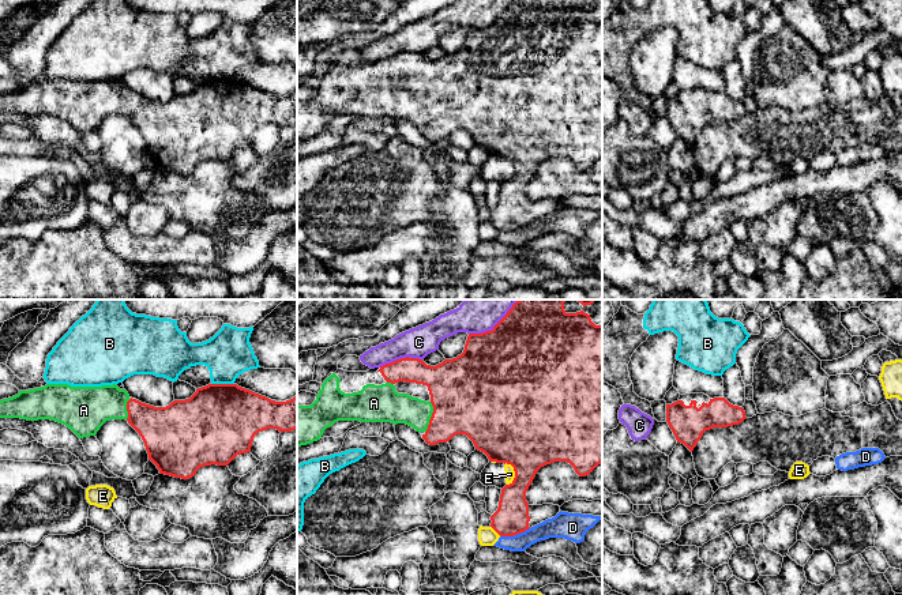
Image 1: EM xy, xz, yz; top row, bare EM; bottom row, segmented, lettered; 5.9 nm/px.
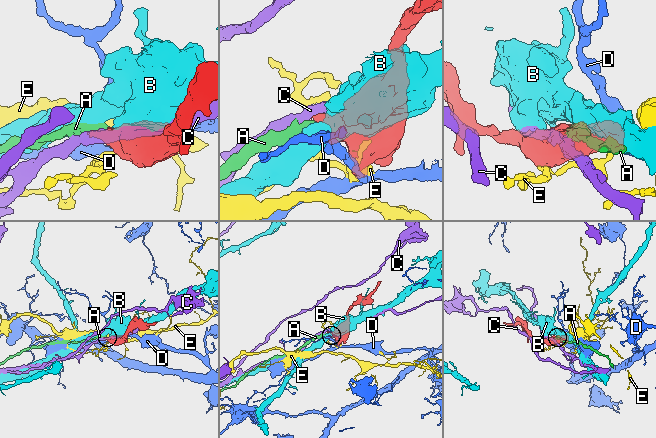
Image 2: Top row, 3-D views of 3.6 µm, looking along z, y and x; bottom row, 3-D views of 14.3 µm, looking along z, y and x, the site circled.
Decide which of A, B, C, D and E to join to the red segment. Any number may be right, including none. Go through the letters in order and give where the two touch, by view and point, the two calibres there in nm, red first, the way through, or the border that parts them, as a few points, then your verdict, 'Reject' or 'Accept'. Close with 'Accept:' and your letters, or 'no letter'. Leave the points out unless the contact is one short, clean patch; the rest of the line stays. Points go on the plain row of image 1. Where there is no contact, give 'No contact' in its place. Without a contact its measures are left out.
A: Touches red at xz (431, 112). Thickness 440 nm (red) against 190 nm. Accept
B: Touches red at xy (222, 79). Thickness 440 nm (red) against 280 nm. Reject
C: Touches red at xz (493, 23). Thickness 500 nm (red) against 180 nm. Reject
D: Touches red at xz (514, 229). Thickness 200 nm (red) against 120 nm. Boundary: xz (529, 222), (517, 229), (500, 232). Reject
E: Touches red at xz (515, 168). Thickness 420 nm (red) against 60 nm. Reject
Accept: A

